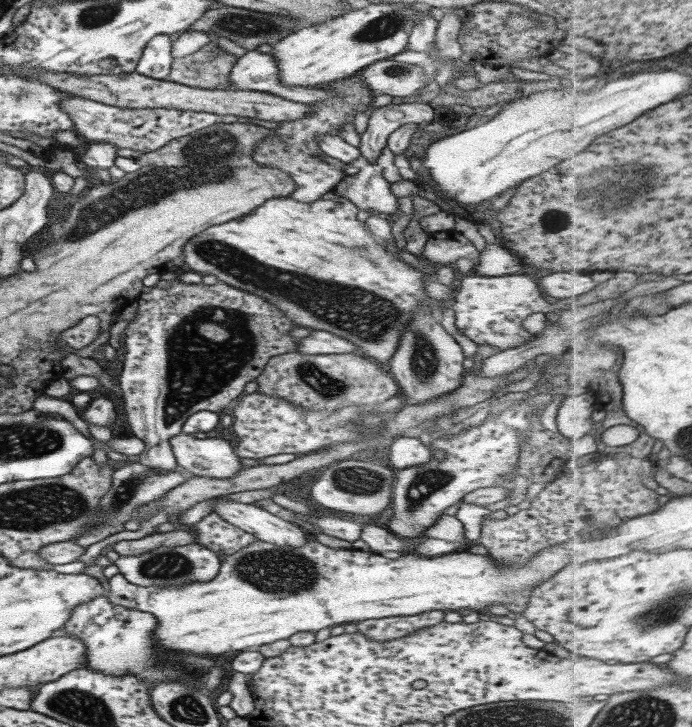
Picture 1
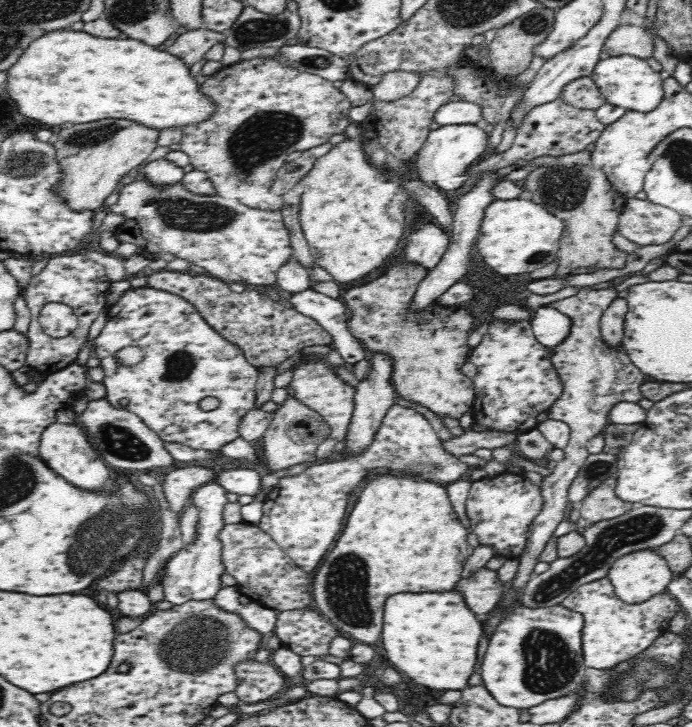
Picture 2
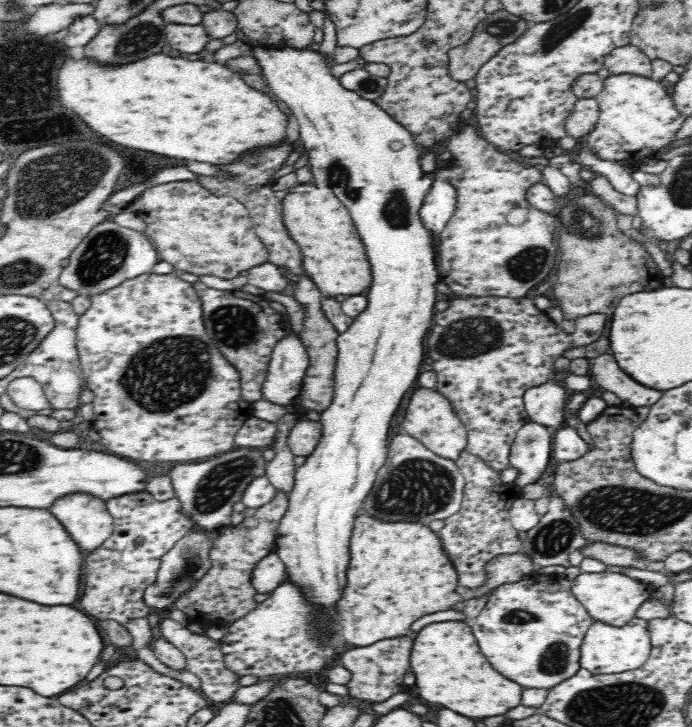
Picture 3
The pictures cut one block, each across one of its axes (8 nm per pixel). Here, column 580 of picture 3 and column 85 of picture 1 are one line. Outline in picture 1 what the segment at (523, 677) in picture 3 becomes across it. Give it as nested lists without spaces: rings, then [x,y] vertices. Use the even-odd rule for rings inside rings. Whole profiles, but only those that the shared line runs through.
[[[104,595],[76,606],[65,625],[55,631],[53,636],[69,634],[81,640],[85,646],[86,664],[81,669],[93,669],[105,676],[125,676],[131,673],[135,678],[144,680],[147,690],[155,688],[159,682],[181,682],[201,690],[205,696],[214,697],[221,691],[229,676],[228,658],[183,656],[185,653],[157,648],[153,630],[157,628],[157,620],[153,615],[141,610],[113,606]]]

